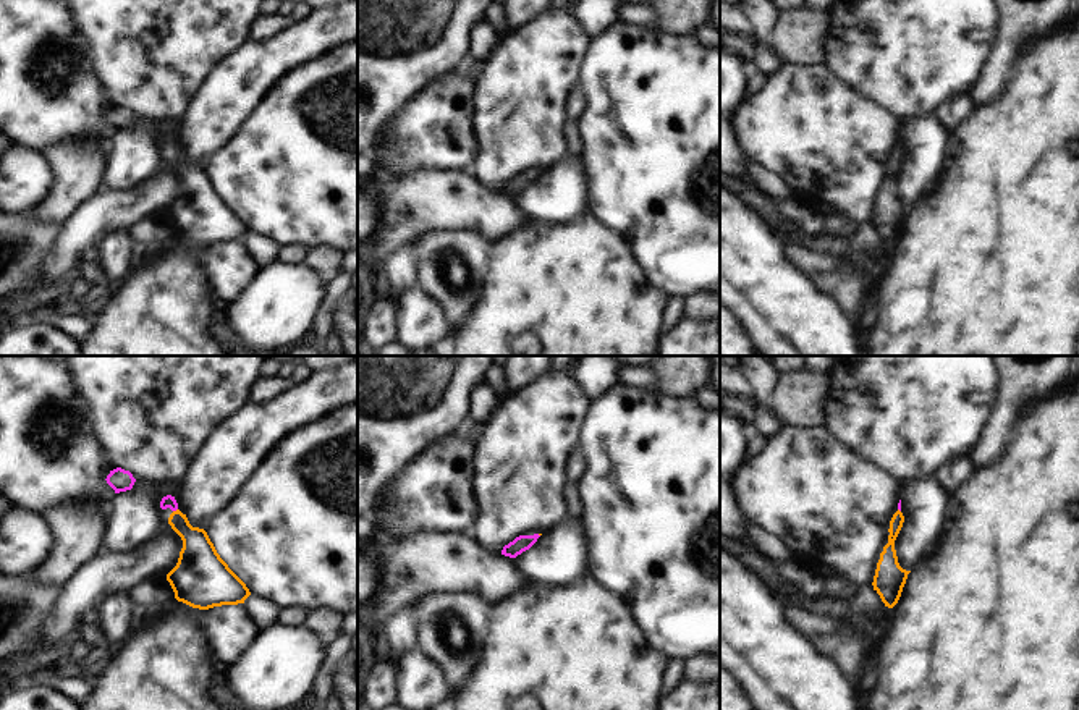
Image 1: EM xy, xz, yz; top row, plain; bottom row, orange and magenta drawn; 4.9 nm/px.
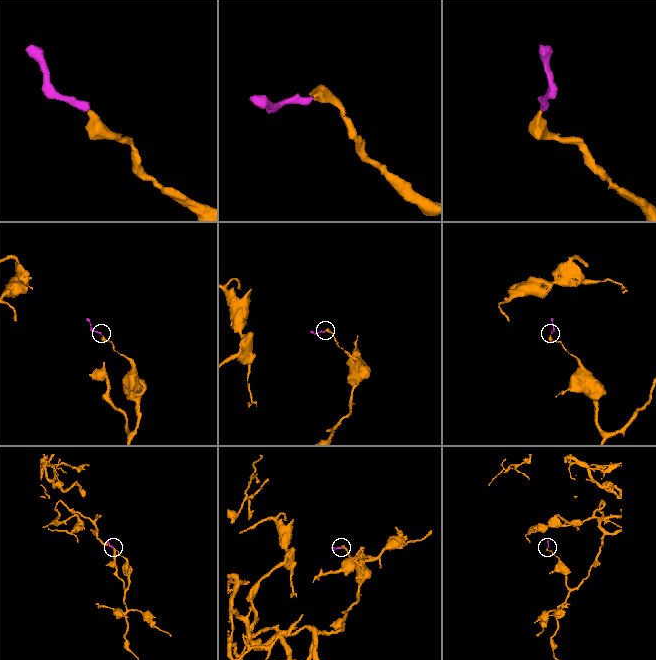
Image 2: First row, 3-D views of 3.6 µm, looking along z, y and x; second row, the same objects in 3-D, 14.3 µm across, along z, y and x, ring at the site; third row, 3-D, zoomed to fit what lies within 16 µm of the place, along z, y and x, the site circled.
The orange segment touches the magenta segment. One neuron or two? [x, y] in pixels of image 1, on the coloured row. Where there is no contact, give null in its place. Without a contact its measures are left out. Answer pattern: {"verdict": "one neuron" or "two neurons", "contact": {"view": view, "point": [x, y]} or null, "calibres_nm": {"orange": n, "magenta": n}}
{"verdict": "one neuron", "contact": {"view": "xy", "point": [177, 510]}, "calibres_nm": {"orange": 180, "magenta": 60}}

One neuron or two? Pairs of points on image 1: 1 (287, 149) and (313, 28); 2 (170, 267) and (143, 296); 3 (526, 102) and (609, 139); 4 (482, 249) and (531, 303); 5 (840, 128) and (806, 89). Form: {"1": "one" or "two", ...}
{"1": "two", "2": "one", "3": "two", "4": "two", "5": "one"}

